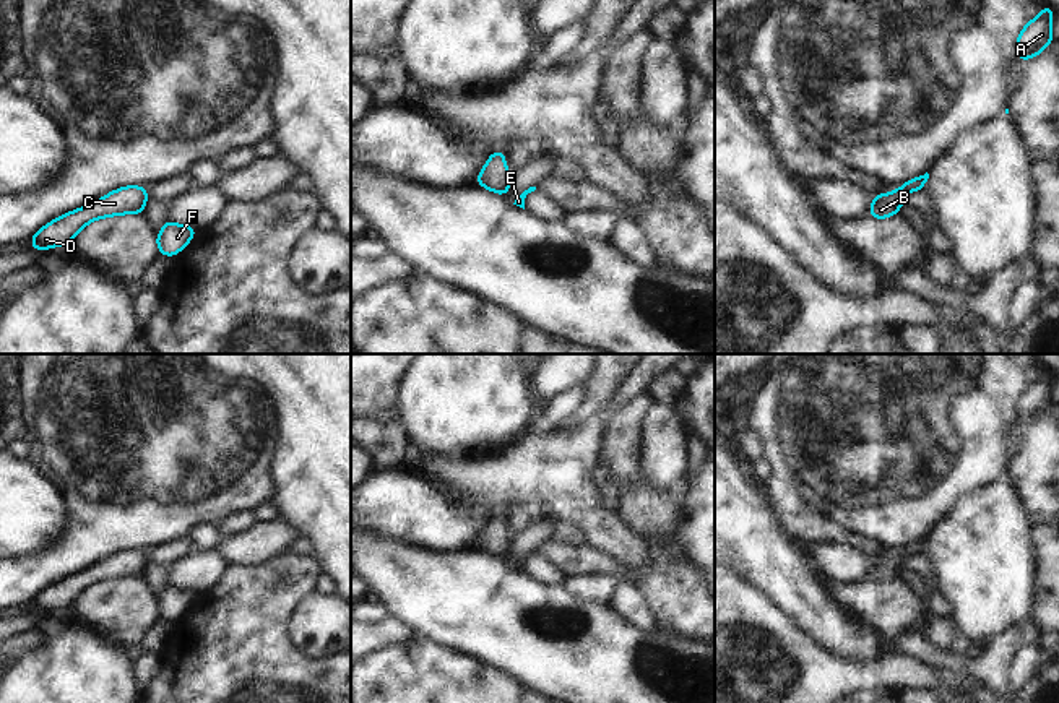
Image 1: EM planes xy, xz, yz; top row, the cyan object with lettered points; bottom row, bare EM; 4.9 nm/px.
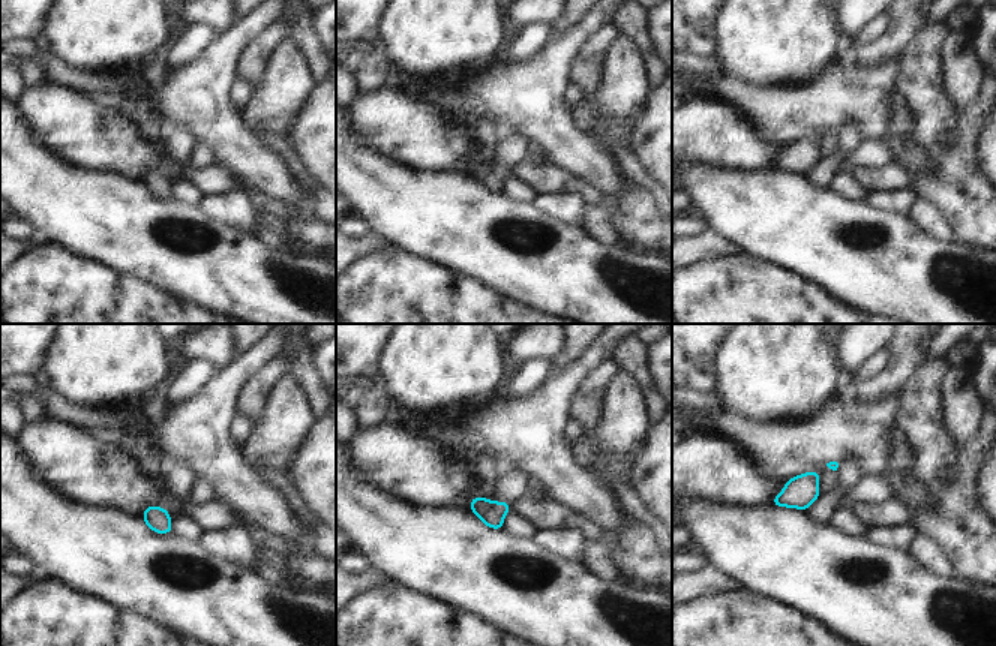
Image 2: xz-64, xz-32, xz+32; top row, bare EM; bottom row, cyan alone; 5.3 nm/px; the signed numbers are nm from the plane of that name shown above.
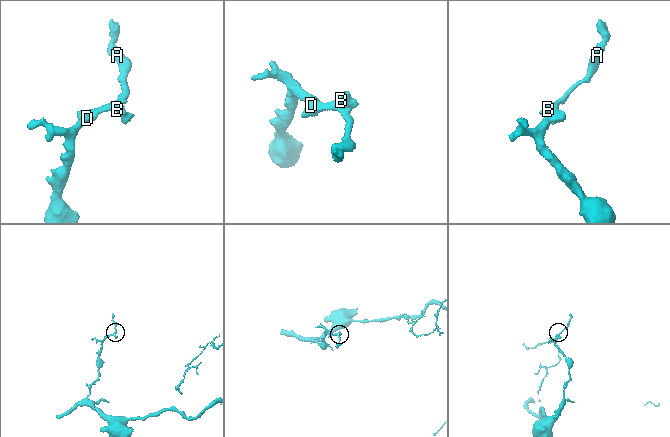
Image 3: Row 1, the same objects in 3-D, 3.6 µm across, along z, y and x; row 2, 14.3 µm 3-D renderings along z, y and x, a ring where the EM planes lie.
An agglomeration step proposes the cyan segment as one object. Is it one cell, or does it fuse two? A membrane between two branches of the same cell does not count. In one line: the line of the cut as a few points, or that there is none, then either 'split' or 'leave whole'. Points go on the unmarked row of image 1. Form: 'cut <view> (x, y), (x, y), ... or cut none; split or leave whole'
cut none; leave whole

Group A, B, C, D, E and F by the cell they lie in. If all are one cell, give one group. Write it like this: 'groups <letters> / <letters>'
groups A B C D E F

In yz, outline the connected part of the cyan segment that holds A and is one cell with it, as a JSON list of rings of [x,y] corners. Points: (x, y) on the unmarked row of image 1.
[[[1043,369],[1041,377],[1030,383],[1017,401],[1017,422],[1028,424],[1040,419],[1053,404],[1053,377],[1051,370]]]

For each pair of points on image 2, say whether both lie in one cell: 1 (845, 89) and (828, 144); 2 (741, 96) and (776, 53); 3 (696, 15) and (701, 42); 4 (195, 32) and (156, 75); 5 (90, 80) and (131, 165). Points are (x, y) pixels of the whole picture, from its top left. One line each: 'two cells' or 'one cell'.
1: two cells
2: two cells
3: one cell
4: one cell
5: two cells

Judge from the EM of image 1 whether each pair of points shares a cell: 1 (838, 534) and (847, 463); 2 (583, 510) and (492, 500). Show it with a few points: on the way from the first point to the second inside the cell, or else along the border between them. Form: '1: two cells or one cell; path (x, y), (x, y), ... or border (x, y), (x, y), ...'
1: two cells; border (808, 504), (840, 526), (874, 541)
2: one cell; path (561, 489), (515, 489)

